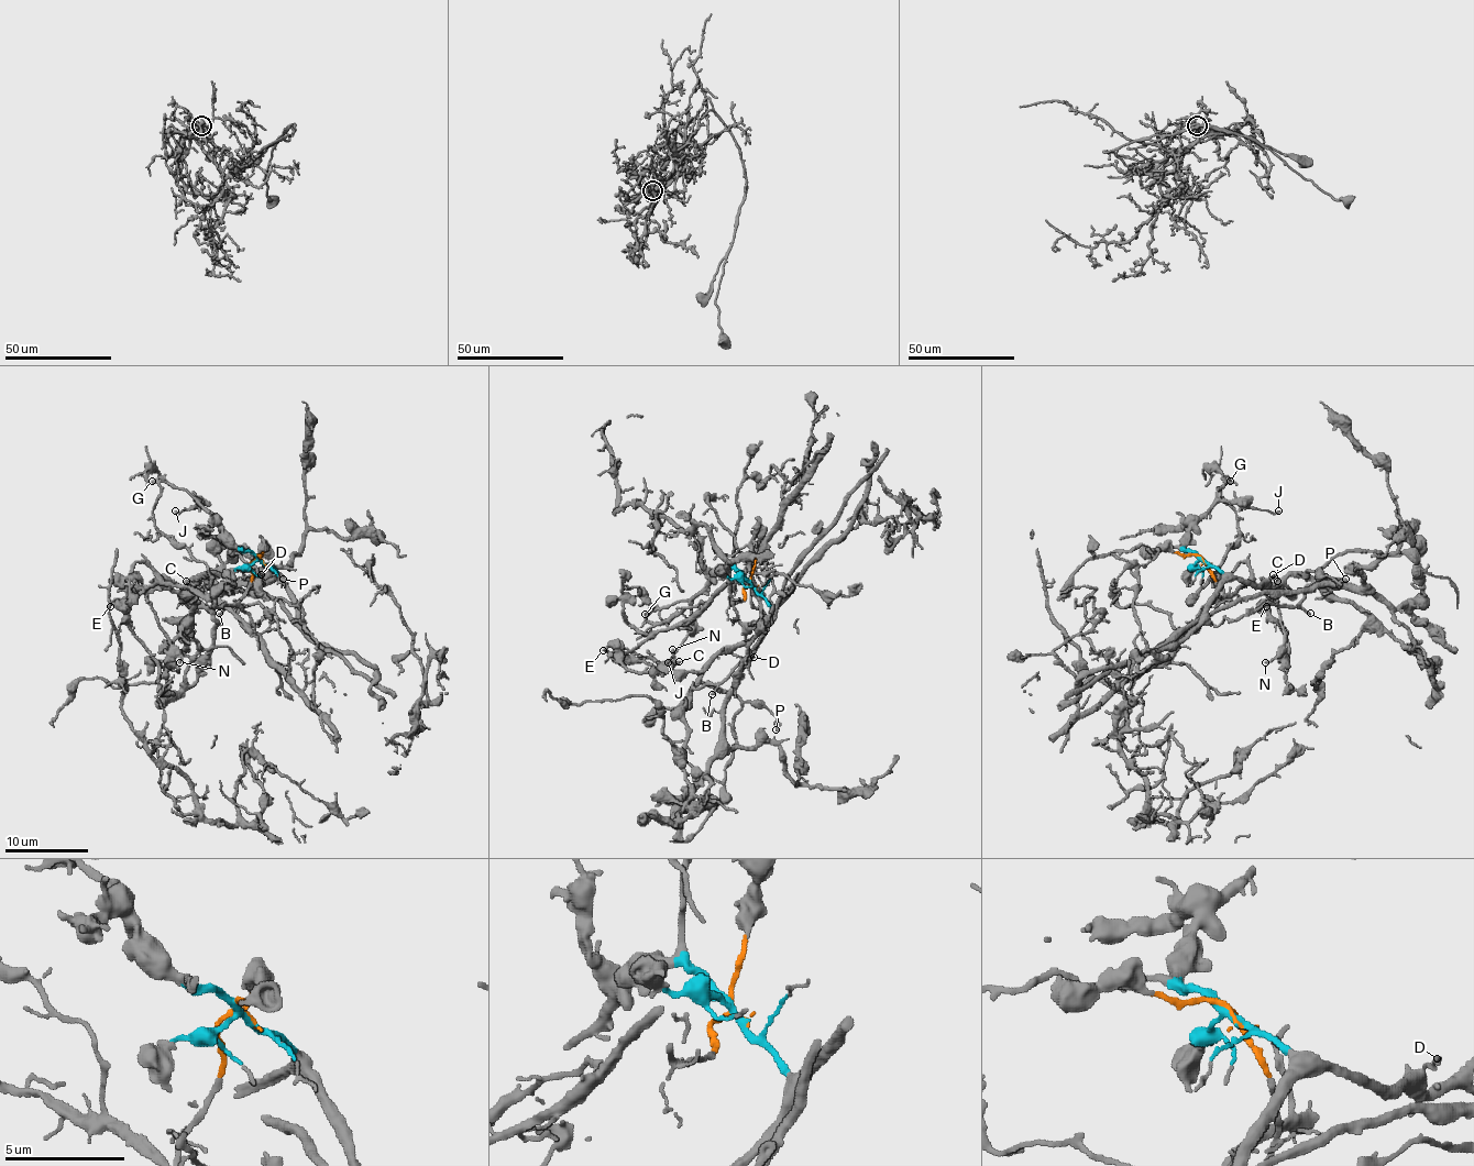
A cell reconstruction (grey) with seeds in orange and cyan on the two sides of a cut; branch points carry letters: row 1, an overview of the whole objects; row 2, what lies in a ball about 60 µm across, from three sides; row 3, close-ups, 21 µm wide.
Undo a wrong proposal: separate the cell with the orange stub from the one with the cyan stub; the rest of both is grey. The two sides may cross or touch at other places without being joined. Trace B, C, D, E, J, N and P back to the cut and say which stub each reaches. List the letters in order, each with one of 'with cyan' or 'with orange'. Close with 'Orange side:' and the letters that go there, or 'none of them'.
B: with orange
C: with cyan
D: with cyan
E: with cyan
J: with cyan
N: with cyan
P: with cyan
Orange side: B

